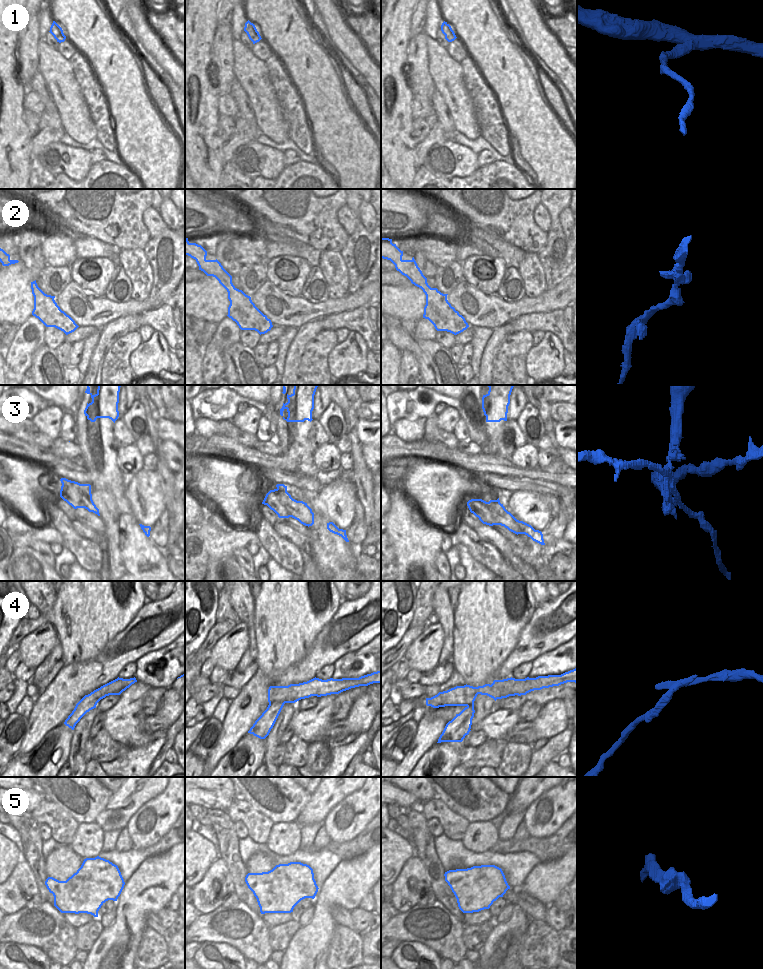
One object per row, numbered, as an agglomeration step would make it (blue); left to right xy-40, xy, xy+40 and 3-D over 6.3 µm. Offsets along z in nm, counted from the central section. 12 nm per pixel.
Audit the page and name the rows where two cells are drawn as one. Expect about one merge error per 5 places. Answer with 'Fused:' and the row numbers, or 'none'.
Fused: 3, 4

